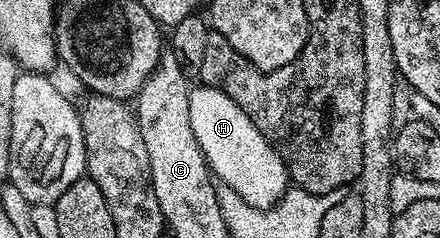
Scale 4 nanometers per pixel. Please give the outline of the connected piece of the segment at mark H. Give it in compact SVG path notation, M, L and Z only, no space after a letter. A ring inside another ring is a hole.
M209 87L191 88L188 119L192 123L192 135L196 135L196 143L200 143L200 151L206 157L206 164L219 182L224 181L229 190L237 192L252 208L267 209L279 203L288 188L286 163L274 146L264 139L264 135L260 135L252 119L248 119L245 111L227 93Z

